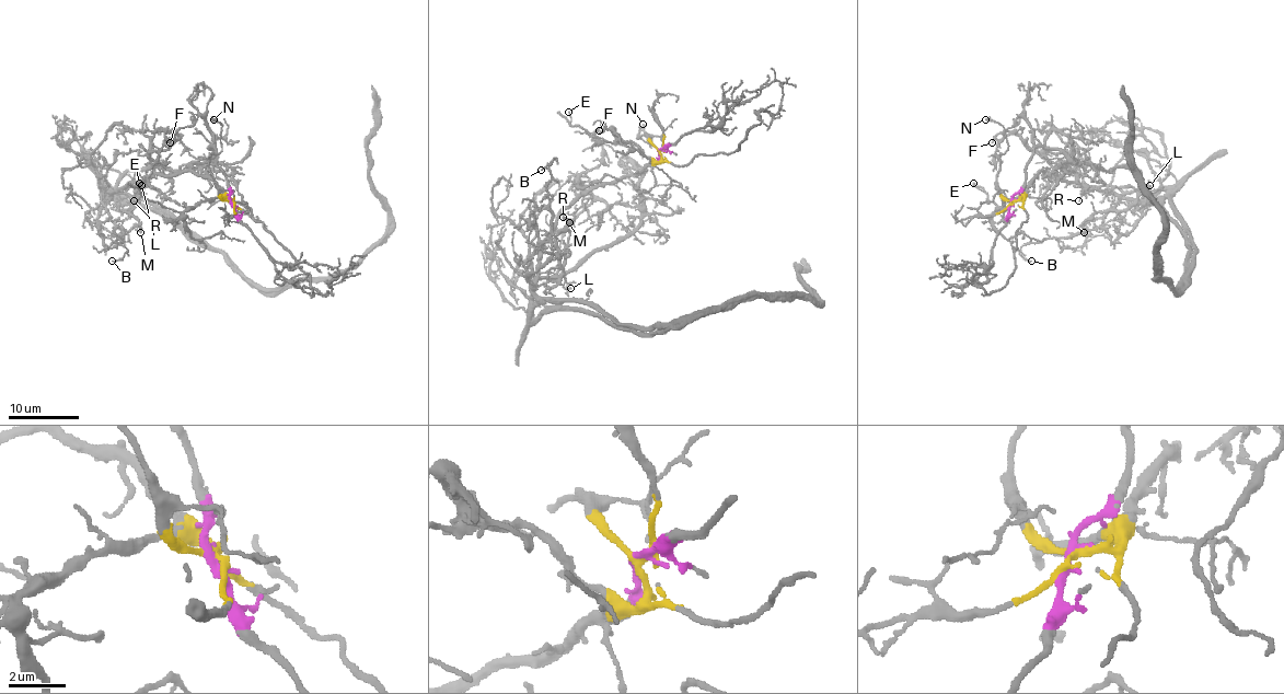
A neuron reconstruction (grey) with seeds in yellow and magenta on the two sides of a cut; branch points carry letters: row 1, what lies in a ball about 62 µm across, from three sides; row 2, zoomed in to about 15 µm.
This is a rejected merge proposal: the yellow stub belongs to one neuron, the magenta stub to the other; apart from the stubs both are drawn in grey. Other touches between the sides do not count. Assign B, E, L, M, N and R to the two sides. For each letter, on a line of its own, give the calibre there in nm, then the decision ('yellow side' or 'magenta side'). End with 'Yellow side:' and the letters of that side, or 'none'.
B: calibre 110 nm; magenta side
E: calibre 90 nm; yellow side
L: calibre 130 nm; magenta side
M: calibre 140 nm; magenta side
N: calibre 300 nm; yellow side
R: calibre 110 nm; magenta side
Yellow side: E, N

